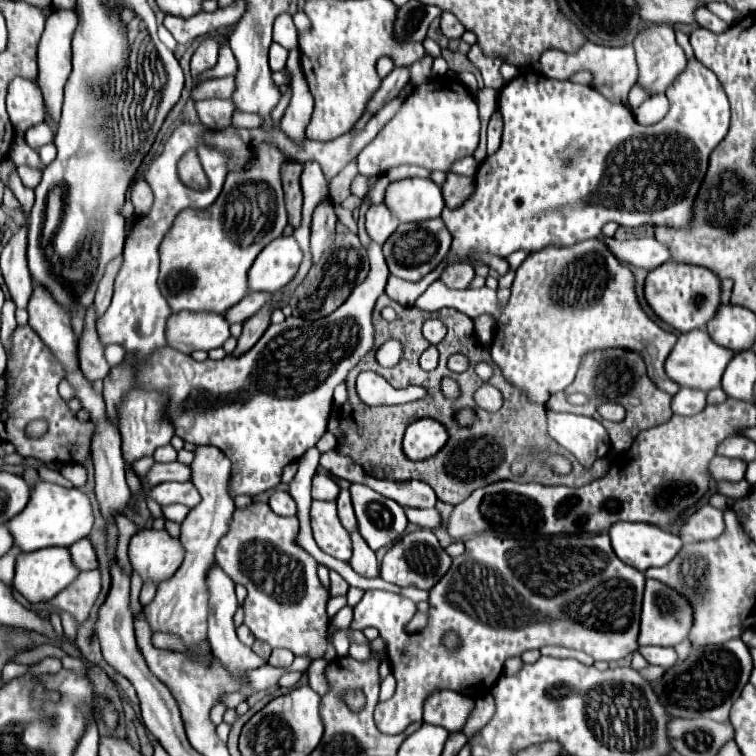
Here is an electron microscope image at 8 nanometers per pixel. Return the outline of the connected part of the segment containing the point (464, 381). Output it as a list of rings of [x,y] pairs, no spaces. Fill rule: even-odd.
[[[381,295],[375,303],[375,311],[371,313],[373,317],[373,325],[375,329],[374,334],[374,351],[369,352],[368,355],[357,365],[351,369],[351,373],[347,375],[347,393],[349,393],[349,399],[343,403],[341,411],[339,411],[339,427],[341,427],[341,437],[337,439],[337,451],[341,455],[347,455],[351,457],[357,465],[361,465],[365,469],[367,475],[375,477],[375,479],[391,479],[391,481],[411,481],[411,479],[419,479],[427,485],[433,487],[433,491],[437,493],[437,497],[443,501],[443,503],[449,503],[449,505],[457,505],[461,503],[463,499],[467,499],[475,489],[479,487],[485,487],[485,485],[491,485],[491,483],[497,483],[497,481],[503,481],[503,479],[509,479],[509,481],[537,481],[541,485],[585,485],[589,483],[591,479],[597,479],[601,475],[607,473],[609,469],[609,461],[607,459],[597,459],[593,463],[591,469],[585,469],[569,451],[565,451],[563,447],[559,447],[549,435],[547,435],[547,417],[545,417],[545,407],[543,405],[535,405],[531,401],[527,401],[523,397],[523,393],[515,387],[509,387],[507,381],[503,379],[501,371],[493,365],[493,375],[489,379],[489,385],[497,387],[501,393],[503,393],[503,407],[495,413],[489,413],[489,411],[483,411],[475,405],[473,401],[473,393],[475,389],[481,387],[481,379],[479,375],[475,373],[475,365],[485,361],[489,357],[489,353],[481,351],[481,343],[473,331],[473,321],[463,315],[461,311],[457,309],[449,309],[449,307],[443,307],[439,311],[419,311],[419,307],[403,307],[395,301],[391,301],[387,295]],[[385,305],[391,305],[395,311],[397,311],[397,319],[395,321],[385,321],[381,317],[381,309]],[[429,317],[437,317],[445,323],[447,327],[447,335],[445,339],[437,345],[439,349],[439,365],[435,371],[423,371],[419,367],[419,355],[429,347],[427,339],[421,335],[421,325],[425,319]],[[389,337],[395,337],[403,343],[403,359],[399,361],[399,365],[391,367],[391,369],[383,369],[375,361],[375,357],[371,354],[374,353],[385,339]],[[451,353],[465,353],[469,359],[471,359],[471,367],[465,371],[465,373],[453,373],[447,369],[447,357]],[[362,371],[375,371],[379,375],[383,375],[393,387],[401,389],[401,387],[407,387],[407,385],[421,385],[427,389],[427,397],[419,399],[419,401],[411,401],[411,403],[403,403],[403,405],[391,405],[391,407],[369,407],[365,405],[357,391],[355,391],[355,377],[358,377]],[[443,377],[453,377],[459,385],[461,385],[461,397],[457,401],[449,401],[443,397],[441,389],[439,389],[439,383]],[[463,407],[471,407],[475,413],[477,413],[477,421],[473,421],[471,425],[459,425],[453,415],[463,409]],[[423,417],[431,417],[439,423],[445,425],[445,429],[449,431],[449,441],[445,443],[445,447],[435,455],[435,457],[429,457],[425,461],[411,461],[405,457],[403,449],[401,449],[401,439],[403,439],[403,433],[407,429],[407,425],[411,421],[417,421],[417,419],[423,419]],[[527,447],[541,447],[541,449],[549,449],[549,451],[555,451],[555,453],[561,453],[565,455],[571,465],[573,465],[573,471],[569,475],[555,475],[549,467],[541,465],[541,463],[533,463],[527,467],[527,471],[521,475],[521,477],[515,477],[511,473],[511,463],[513,459],[525,451]]]

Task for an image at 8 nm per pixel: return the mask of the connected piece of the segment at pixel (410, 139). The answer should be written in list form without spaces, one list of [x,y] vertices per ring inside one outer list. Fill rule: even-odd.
[[[435,77],[413,89],[399,113],[359,153],[361,175],[383,175],[397,165],[421,165],[429,171],[449,171],[453,159],[473,155],[479,143],[479,111],[475,97],[453,77]]]

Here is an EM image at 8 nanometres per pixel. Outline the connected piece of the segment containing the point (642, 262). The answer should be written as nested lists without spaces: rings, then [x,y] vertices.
[[[601,237],[601,241],[619,261],[629,263],[633,267],[643,267],[647,271],[671,259],[669,249],[663,243],[659,243],[655,237],[643,237],[643,239],[633,237],[627,241],[617,241],[615,237]]]

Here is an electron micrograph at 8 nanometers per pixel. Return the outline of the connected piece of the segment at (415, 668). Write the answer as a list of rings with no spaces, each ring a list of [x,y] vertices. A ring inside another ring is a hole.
[[[607,533],[591,537],[553,535],[529,543],[519,539],[499,539],[495,535],[475,535],[465,541],[465,553],[453,559],[453,565],[447,571],[447,575],[443,575],[443,579],[439,579],[439,583],[431,589],[427,629],[423,629],[421,633],[407,633],[405,627],[416,611],[416,604],[407,597],[379,589],[365,591],[363,599],[353,608],[350,628],[362,631],[364,627],[375,627],[379,631],[379,637],[385,641],[391,671],[397,679],[395,695],[389,701],[379,703],[375,709],[377,713],[375,723],[381,733],[395,735],[405,731],[405,727],[415,721],[421,723],[423,703],[433,691],[449,689],[469,697],[481,697],[489,693],[503,671],[503,663],[509,657],[521,655],[527,649],[561,645],[585,651],[595,661],[617,661],[637,651],[639,645],[675,647],[687,637],[693,625],[693,611],[687,599],[655,579],[647,579],[645,585],[645,575],[633,569],[631,565],[625,565],[615,555]],[[449,631],[455,631],[461,641],[457,649],[447,649],[443,645],[443,635]]]

